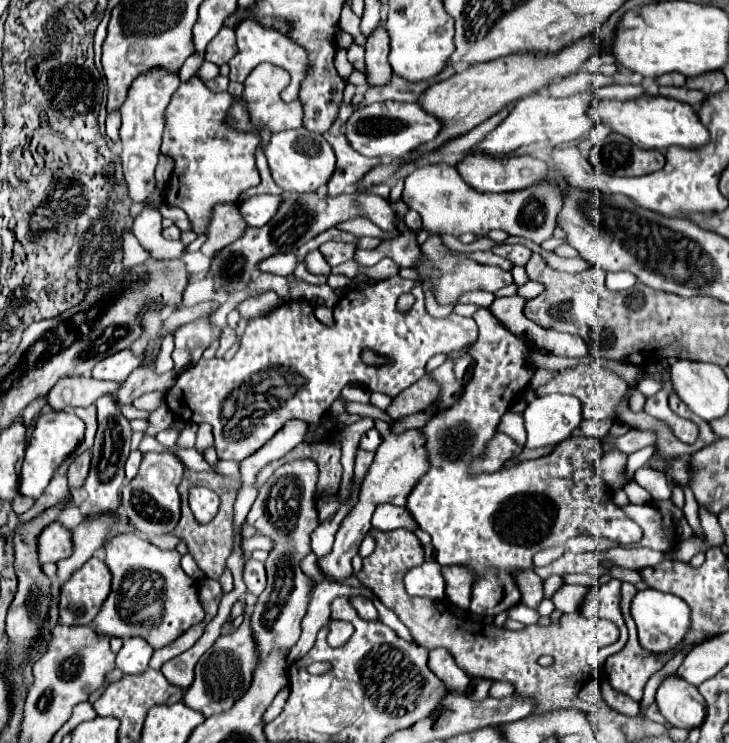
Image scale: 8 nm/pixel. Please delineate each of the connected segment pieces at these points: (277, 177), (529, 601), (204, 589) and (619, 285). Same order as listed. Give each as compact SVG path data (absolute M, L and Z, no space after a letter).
M306 128L296 130L282 130L272 132L270 142L264 148L270 172L274 182L288 192L310 192L318 190L322 184L326 184L334 172L336 156L332 146L316 132L308 132Z
M516 570L512 578L522 592L522 602L530 608L538 608L542 602L542 580L532 570Z
M208 578L200 582L200 600L202 600L202 606L206 608L206 622L204 624L208 624L212 620L212 616L216 614L218 604L220 604L220 596L222 596L222 590L220 590L218 582L208 580Z
M608 272L608 276L606 276L606 286L610 290L632 288L634 284L636 284L636 276L630 272Z

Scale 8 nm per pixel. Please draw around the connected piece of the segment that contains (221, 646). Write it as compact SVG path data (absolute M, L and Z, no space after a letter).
M250 610L244 612L246 620L240 628L236 628L232 634L228 636L220 636L212 648L208 648L208 652L202 654L202 658L196 664L196 678L192 682L192 686L186 690L184 696L184 704L206 714L218 714L224 712L228 708L232 708L232 704L250 688L252 682L252 670L256 668L256 644L252 640L252 630L250 630Z

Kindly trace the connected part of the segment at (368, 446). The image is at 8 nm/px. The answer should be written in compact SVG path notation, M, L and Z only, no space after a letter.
M372 428L372 430L368 430L368 432L360 438L360 448L366 450L366 452L376 452L376 448L380 446L380 440L382 440L380 432L378 432L376 428Z

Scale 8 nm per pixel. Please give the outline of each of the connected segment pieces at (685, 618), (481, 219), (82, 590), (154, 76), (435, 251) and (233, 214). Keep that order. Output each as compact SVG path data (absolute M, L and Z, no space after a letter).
M646 588L640 590L634 598L632 598L632 618L638 626L638 638L640 644L650 650L650 652L666 652L670 648L674 648L686 634L688 626L690 626L690 608L684 600L680 600L674 594L666 594L654 588Z
M418 164L404 180L404 192L402 192L402 200L408 208L416 210L422 216L424 228L436 234L452 234L452 236L460 236L464 232L472 232L478 238L486 236L490 230L504 230L510 236L518 236L518 238L526 238L532 240L536 244L542 244L544 240L548 240L556 228L556 216L562 208L562 192L556 184L546 182L546 184L536 184L530 186L526 190L520 192L504 192L504 194L484 194L478 192L474 188L470 188L458 174L458 170L454 166L446 166L446 164Z
M90 558L80 570L76 570L60 588L60 624L90 624L108 598L110 580L112 574L108 566L98 558Z
M150 70L148 76L142 74L130 88L128 98L120 110L122 114L122 128L120 128L120 140L122 140L122 174L128 184L128 196L132 202L144 202L154 190L154 170L160 156L160 144L162 144L162 130L164 130L164 110L176 92L180 80L178 74L168 74Z
M432 234L422 246L420 250L424 252L424 256L428 260L424 260L420 264L420 268L416 268L428 282L426 286L434 292L436 300L440 304L450 304L454 306L456 298L462 294L462 292L468 292L468 290L486 290L486 292L496 292L508 284L512 284L512 274L502 270L500 266L484 266L484 264L478 264L474 260L468 260L468 258L458 258L458 256L452 256L448 252L448 248L442 244L442 240Z
M218 204L212 212L210 226L206 230L206 244L202 246L202 254L208 258L216 256L220 248L226 248L232 244L232 240L238 240L246 230L246 222L240 218L236 204Z

